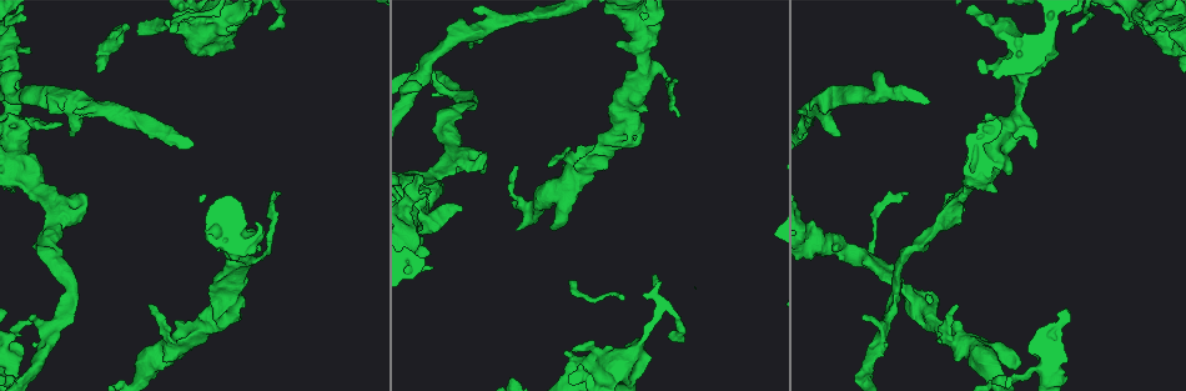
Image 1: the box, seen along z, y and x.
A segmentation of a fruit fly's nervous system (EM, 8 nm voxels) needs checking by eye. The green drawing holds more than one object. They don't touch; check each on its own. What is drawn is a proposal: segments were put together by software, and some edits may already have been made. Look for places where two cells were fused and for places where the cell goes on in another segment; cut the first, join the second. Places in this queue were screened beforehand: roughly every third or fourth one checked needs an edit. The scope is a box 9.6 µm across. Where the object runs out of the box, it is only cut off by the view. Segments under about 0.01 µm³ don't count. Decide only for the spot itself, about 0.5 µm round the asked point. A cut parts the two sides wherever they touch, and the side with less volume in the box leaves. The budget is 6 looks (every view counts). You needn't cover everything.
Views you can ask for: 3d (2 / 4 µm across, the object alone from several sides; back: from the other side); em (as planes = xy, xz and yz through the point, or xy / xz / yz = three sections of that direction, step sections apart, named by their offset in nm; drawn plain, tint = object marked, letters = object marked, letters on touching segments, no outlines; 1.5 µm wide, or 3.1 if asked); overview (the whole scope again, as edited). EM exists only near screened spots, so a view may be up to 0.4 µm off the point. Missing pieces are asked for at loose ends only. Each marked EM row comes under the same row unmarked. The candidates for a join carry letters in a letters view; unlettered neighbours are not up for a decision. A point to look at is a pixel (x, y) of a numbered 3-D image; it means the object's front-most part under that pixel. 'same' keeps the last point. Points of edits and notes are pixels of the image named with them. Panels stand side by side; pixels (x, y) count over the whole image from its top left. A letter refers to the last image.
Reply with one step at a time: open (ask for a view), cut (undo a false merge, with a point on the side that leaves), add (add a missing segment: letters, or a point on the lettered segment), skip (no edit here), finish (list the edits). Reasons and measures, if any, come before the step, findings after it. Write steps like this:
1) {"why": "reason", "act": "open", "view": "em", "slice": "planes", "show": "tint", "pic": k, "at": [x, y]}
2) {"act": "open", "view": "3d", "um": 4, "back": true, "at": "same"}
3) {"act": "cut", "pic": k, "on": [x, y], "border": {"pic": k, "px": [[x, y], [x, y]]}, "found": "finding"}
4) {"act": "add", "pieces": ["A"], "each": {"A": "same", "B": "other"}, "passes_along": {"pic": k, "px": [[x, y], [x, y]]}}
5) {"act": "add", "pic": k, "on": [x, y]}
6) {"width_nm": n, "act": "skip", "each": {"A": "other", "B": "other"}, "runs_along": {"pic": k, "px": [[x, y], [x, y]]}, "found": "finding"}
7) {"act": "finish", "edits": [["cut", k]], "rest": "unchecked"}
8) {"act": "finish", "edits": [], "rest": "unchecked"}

{"why": "tapers out", "act": "open", "view": "em", "slice": "xy", "step": 8, "show": "tint", "pic": 1, "at": [29, 322]}

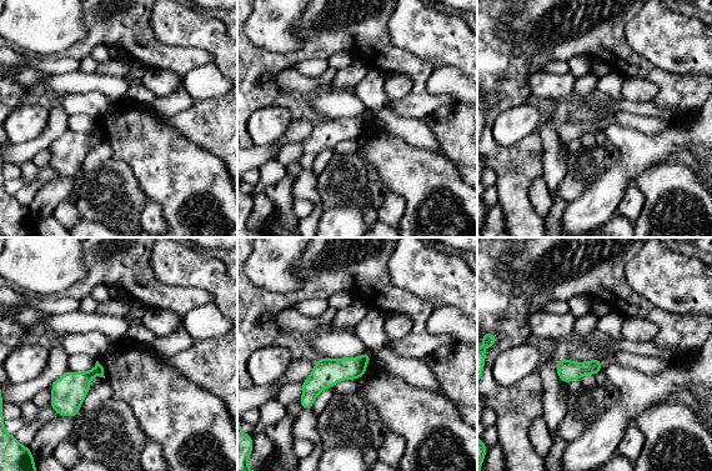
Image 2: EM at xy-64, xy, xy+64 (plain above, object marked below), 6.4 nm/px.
{"why": "another direction", "act": "open", "view": "em", "slice": "planes", "show": "letters", "at": "same"}

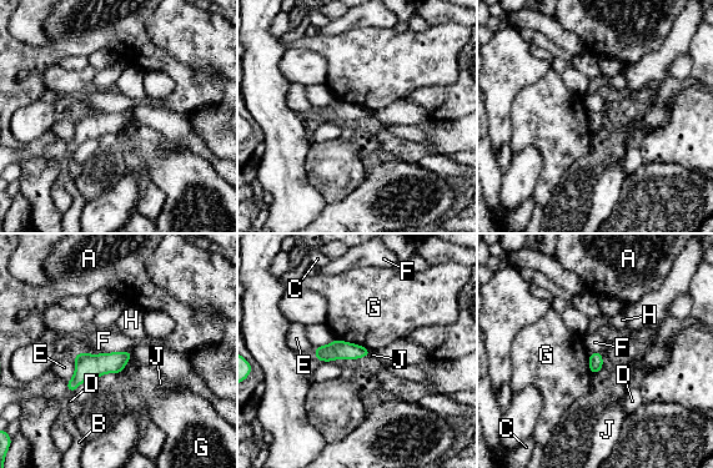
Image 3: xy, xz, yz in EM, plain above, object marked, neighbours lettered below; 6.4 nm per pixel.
{"act": "skip", "each": {"A": "other", "B": "other", "C": "other", "D": "other", "E": "other", "F": "other", "G": "other", "H": "other", "J": "other"}, "found": "none of them fits"}

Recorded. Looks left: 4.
{"why": "an open end", "act": "open", "view": "3d", "um": 4, "pic": 1, "at": [71, 134]}

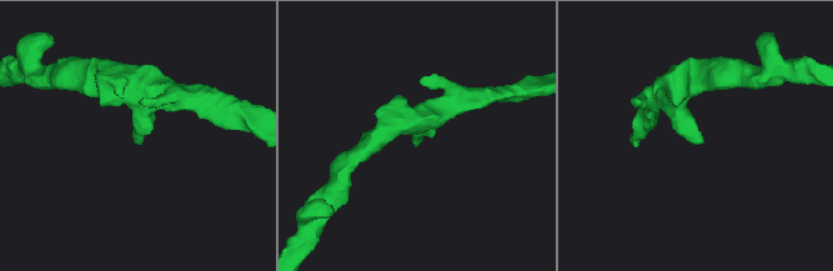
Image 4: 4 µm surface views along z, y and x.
{"why": "shape alone is not enough", "act": "open", "view": "em", "slice": "yz", "step": 4, "show": "letters", "pic": 4, "at": [137, 142]}

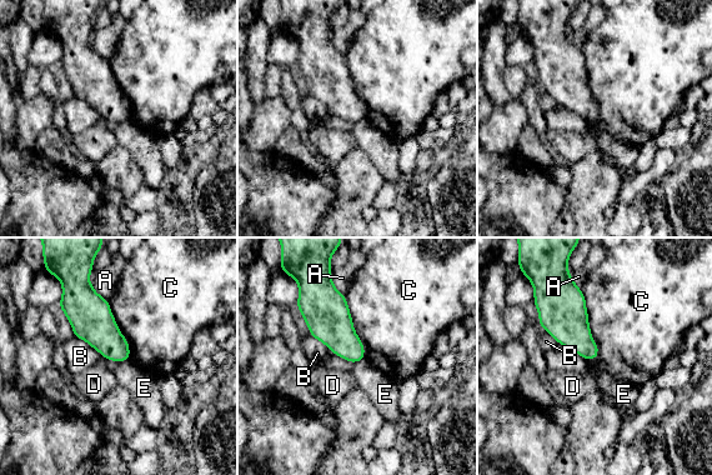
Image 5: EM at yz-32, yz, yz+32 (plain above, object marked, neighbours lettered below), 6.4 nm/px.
{"width_nm": 150, "act": "skip", "each": {"A": "other", "B": "other", "C": "other", "D": "other", "E": "other"}, "border": {"pic": 5, "px": [[129, 359], [119, 363]]}, "found": "no lettered segment goes on from it"}

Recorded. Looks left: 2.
{"why": "thick end", "act": "open", "view": "em", "slice": "planes", "show": "letters", "pic": 1, "at": [576, 163]}

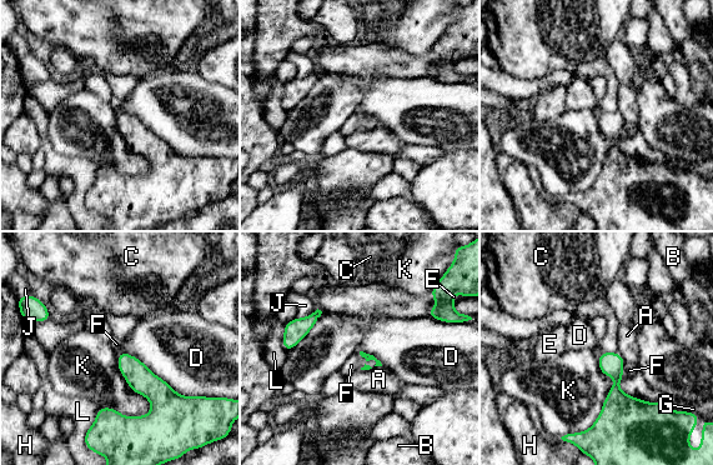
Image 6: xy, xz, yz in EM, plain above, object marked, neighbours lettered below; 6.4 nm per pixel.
{"act": "skip", "each": {"A": "other", "B": "other", "C": "other", "D": "other", "E": "other", "F": "other", "G": "other", "H": "other", "J": "other", "K": "other", "L": "other"}, "found": "none of them fits"}

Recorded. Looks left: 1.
{"act": "finish", "edits": [], "rest": "unchecked"}

